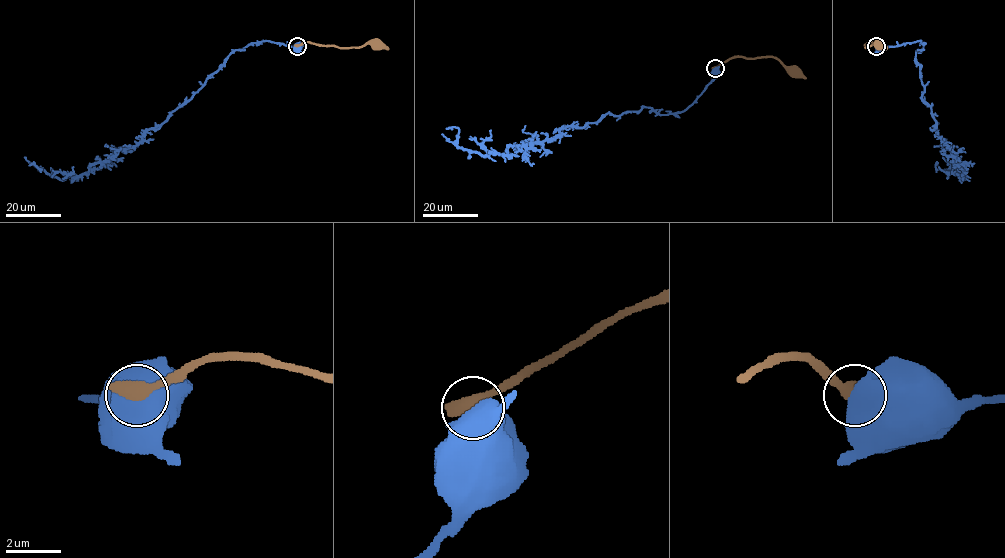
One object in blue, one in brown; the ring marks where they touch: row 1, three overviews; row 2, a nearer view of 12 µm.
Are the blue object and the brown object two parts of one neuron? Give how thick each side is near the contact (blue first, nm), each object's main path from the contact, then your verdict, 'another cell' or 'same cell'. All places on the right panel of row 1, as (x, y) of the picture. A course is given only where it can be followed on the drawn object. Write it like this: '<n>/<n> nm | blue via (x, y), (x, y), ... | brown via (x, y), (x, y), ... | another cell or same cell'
1150/600 nm | blue via (877, 46), (922, 43), (916, 52), (922, 99), (963, 179), (954, 168), (936, 169), (937, 165) | brown via (877, 46), (868, 42), (865, 47), (879, 44) | another cell

